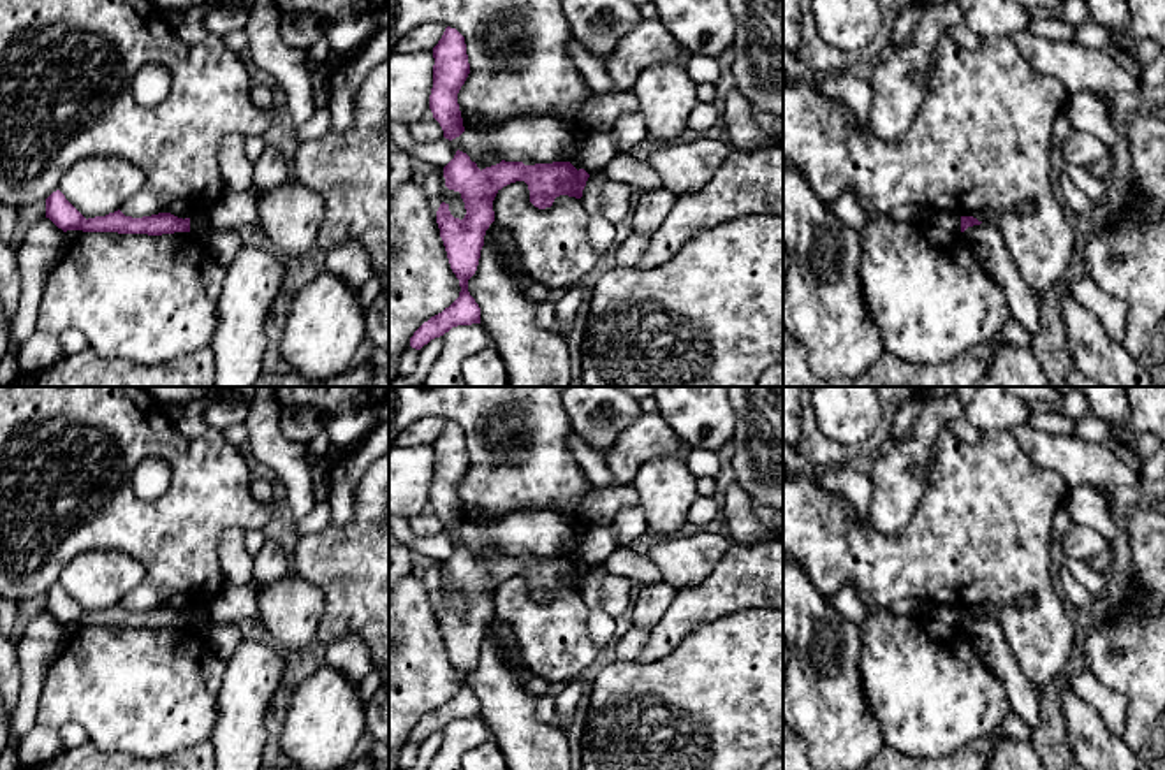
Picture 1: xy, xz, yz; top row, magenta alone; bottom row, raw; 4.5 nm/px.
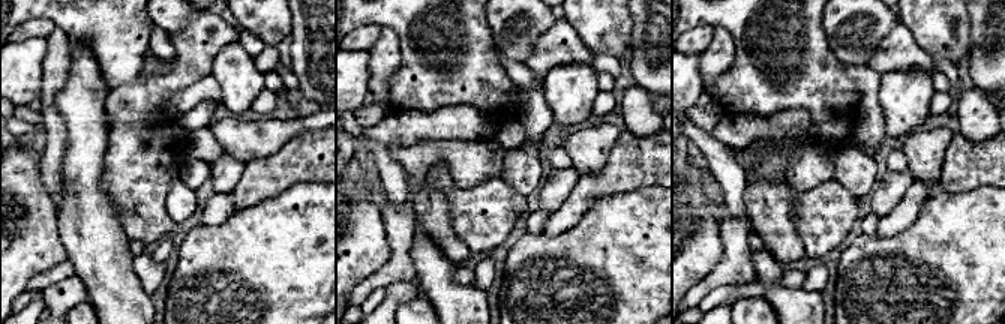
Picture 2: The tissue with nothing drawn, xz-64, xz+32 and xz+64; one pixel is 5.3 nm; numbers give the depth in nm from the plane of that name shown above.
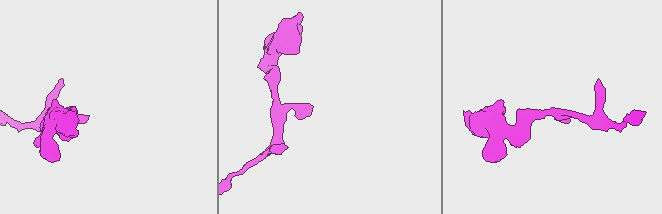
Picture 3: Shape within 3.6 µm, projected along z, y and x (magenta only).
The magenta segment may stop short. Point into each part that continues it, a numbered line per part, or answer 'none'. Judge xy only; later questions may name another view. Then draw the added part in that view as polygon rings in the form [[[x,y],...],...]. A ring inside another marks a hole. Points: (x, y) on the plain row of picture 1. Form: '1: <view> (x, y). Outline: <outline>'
none

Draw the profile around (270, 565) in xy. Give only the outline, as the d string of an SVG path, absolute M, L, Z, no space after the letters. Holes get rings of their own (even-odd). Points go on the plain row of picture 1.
M266 540L260 552L253 557L250 587L262 589L282 580L287 573L290 573L290 559L285 556L282 545Z

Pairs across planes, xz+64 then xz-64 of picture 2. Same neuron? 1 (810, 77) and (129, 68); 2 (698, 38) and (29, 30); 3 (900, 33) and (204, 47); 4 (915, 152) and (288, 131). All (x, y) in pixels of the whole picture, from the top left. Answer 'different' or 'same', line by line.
1: same
2: same
3: same
4: same

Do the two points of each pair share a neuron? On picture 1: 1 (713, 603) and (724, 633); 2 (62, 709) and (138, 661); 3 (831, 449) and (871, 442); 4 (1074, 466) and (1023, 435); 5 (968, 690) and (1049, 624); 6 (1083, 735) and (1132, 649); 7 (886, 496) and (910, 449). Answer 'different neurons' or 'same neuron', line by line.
1: different neurons
2: same neuron
3: same neuron
4: same neuron
5: different neurons
6: different neurons
7: same neuron

